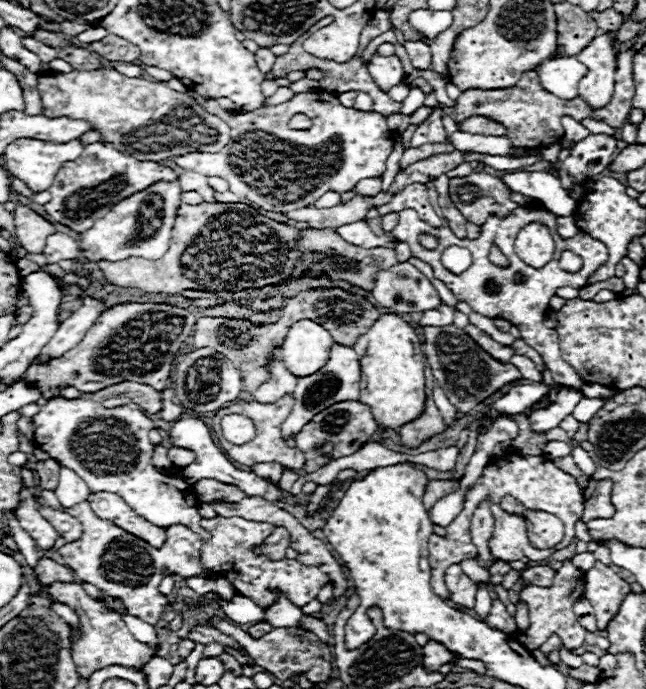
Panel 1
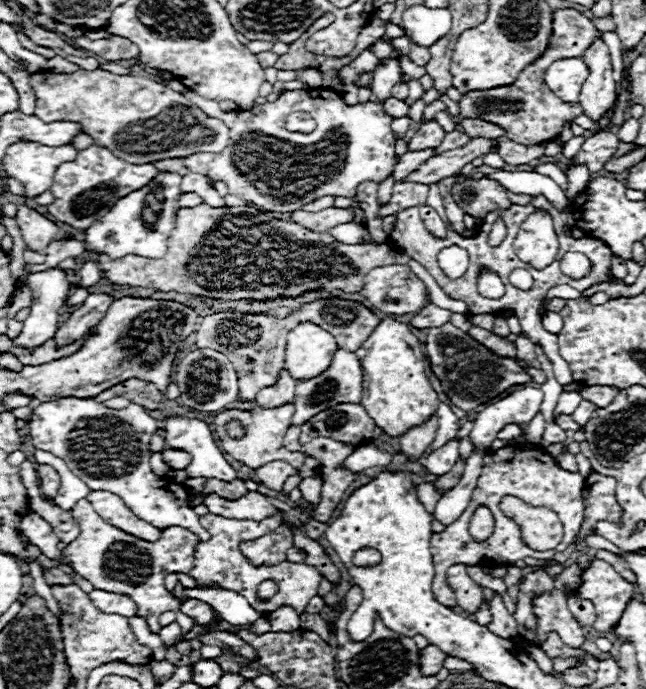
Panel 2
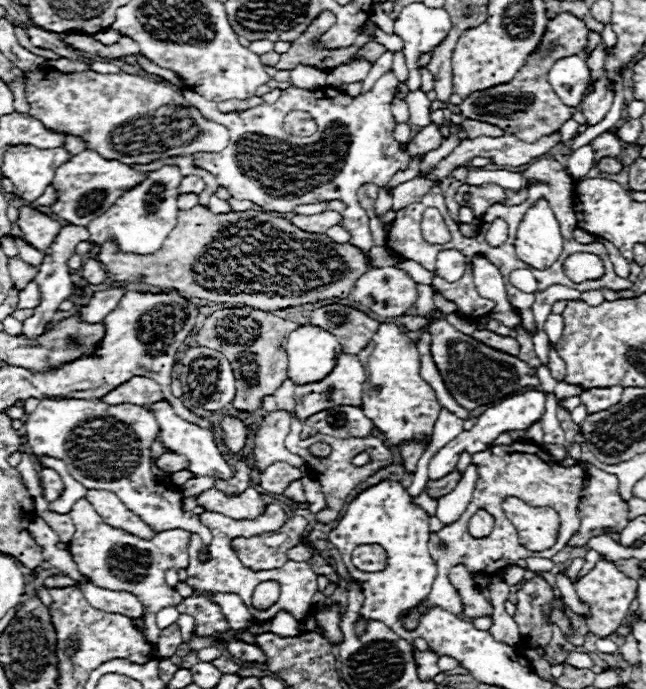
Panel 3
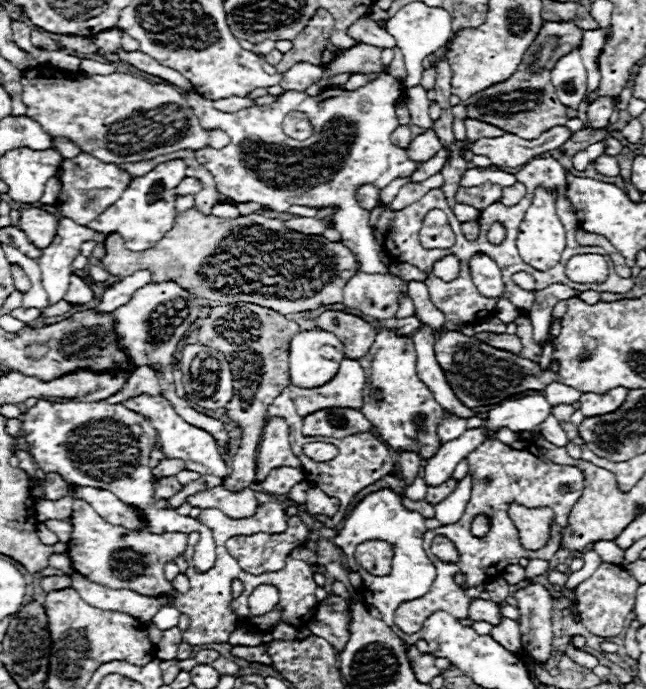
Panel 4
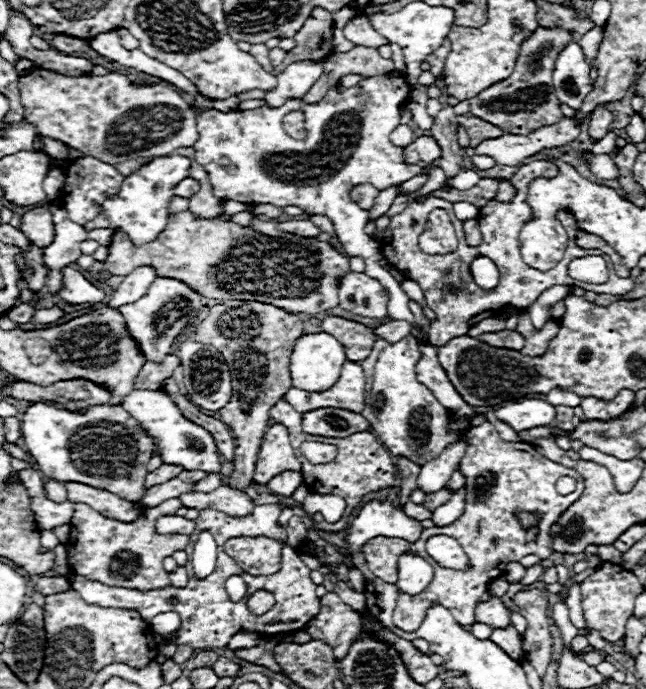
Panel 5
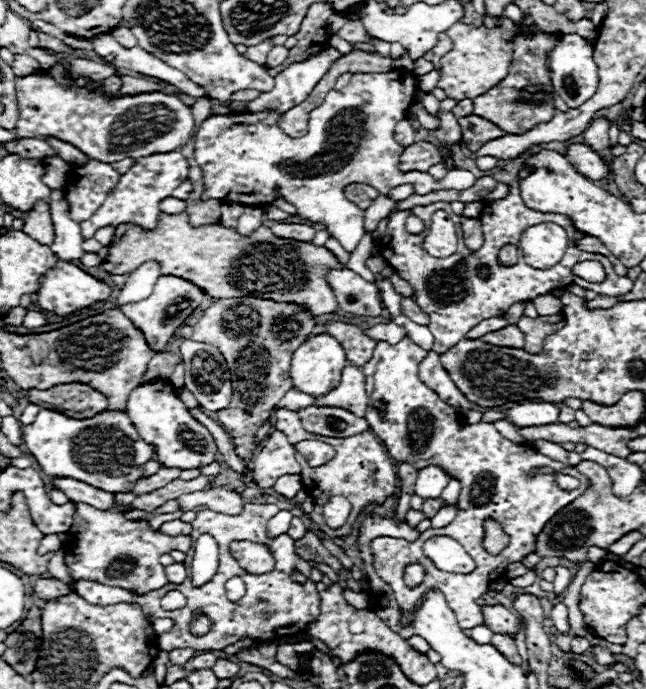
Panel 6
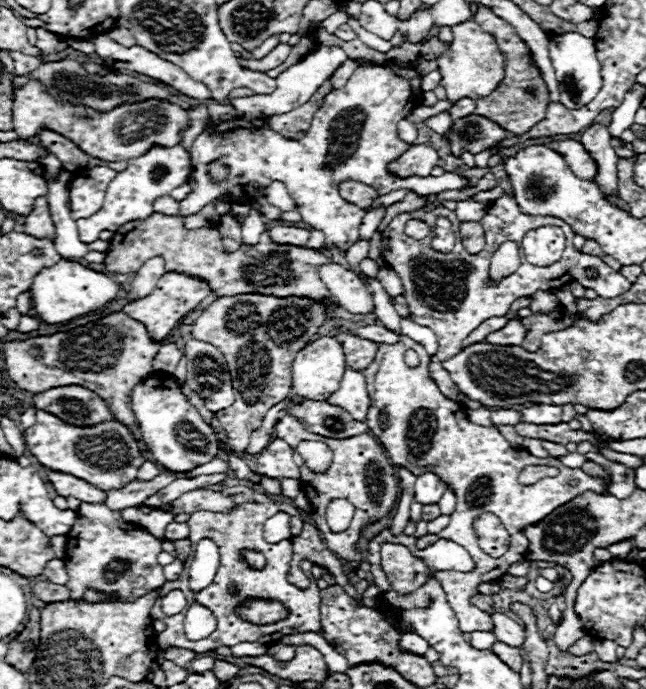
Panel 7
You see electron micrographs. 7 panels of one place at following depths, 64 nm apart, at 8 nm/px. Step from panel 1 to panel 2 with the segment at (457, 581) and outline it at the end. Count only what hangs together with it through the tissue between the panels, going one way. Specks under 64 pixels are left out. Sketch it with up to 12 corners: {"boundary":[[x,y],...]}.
{"boundary":[[464,564],[448,568],[448,584],[468,614],[484,600],[482,586],[466,574]]}

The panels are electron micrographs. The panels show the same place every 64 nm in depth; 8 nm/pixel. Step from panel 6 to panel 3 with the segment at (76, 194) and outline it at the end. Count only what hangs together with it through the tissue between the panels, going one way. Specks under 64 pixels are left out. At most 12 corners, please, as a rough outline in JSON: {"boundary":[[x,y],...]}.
{"boundary":[[84,150],[56,170],[52,212],[88,226],[140,174]]}

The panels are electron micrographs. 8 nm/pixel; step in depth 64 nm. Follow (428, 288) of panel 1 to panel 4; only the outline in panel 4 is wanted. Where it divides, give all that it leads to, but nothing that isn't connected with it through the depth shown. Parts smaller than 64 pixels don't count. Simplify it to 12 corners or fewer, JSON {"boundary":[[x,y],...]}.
{"boundary":[[358,272],[342,304],[376,320],[394,318],[406,282]]}

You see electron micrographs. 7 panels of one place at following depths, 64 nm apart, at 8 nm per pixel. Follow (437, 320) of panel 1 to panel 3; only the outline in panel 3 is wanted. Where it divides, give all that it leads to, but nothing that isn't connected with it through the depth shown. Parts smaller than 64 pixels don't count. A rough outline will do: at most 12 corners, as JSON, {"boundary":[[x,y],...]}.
{"boundary":[[402,316],[406,332],[422,330],[428,324],[420,316]]}

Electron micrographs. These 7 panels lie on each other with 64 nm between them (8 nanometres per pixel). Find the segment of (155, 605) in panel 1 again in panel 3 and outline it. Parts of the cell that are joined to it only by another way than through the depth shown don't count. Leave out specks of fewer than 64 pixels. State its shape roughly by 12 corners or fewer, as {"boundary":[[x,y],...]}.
{"boundary":[[88,500],[68,542],[92,584],[136,594],[152,644],[156,612],[182,596],[164,580],[188,568],[190,532],[152,540],[106,524]]}

